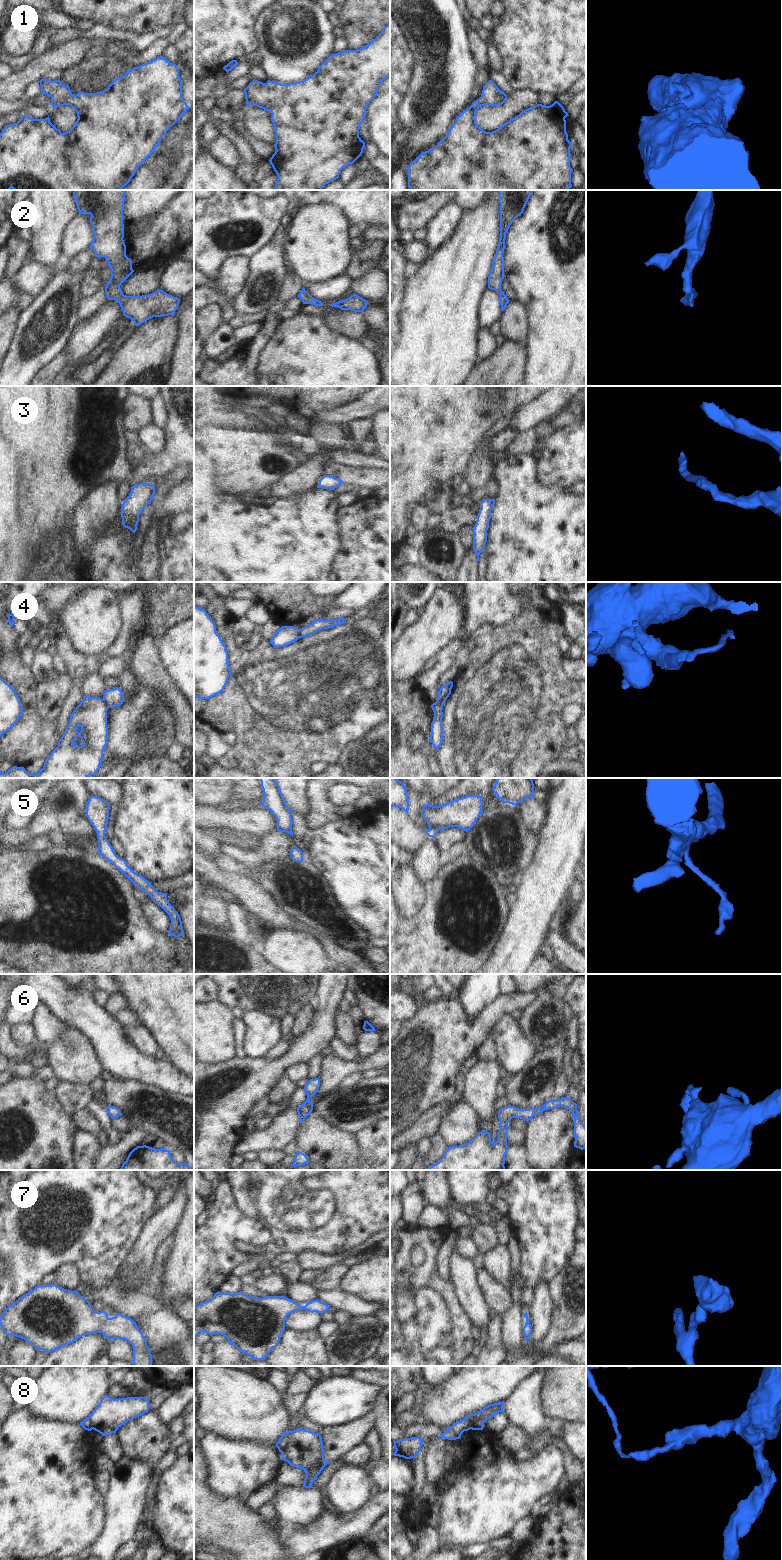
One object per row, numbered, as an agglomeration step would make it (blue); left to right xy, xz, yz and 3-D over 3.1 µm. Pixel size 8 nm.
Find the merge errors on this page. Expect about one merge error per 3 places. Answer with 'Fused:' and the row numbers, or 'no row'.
Fused: 4, 8

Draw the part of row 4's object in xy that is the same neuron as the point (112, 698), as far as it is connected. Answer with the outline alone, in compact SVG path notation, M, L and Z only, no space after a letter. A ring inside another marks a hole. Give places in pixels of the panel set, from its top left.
M119 687L105 690L103 700L108 708L120 706L124 702L124 693Z

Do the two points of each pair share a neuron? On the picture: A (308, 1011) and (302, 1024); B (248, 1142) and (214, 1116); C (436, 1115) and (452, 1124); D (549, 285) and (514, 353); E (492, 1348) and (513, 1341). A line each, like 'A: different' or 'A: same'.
A: same
B: different
C: different
D: different
E: different

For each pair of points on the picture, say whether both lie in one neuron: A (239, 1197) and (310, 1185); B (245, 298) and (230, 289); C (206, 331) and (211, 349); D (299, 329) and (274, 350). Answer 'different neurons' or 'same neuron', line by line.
A: same neuron
B: different neurons
C: different neurons
D: same neuron

